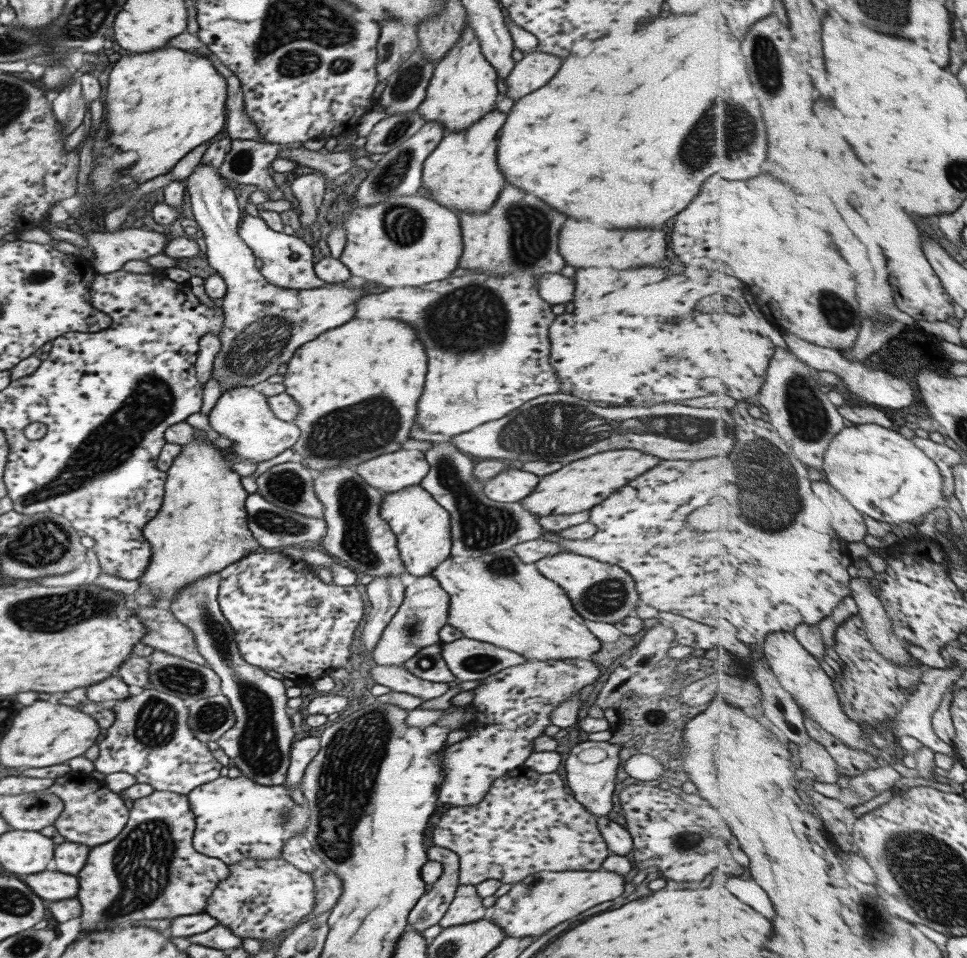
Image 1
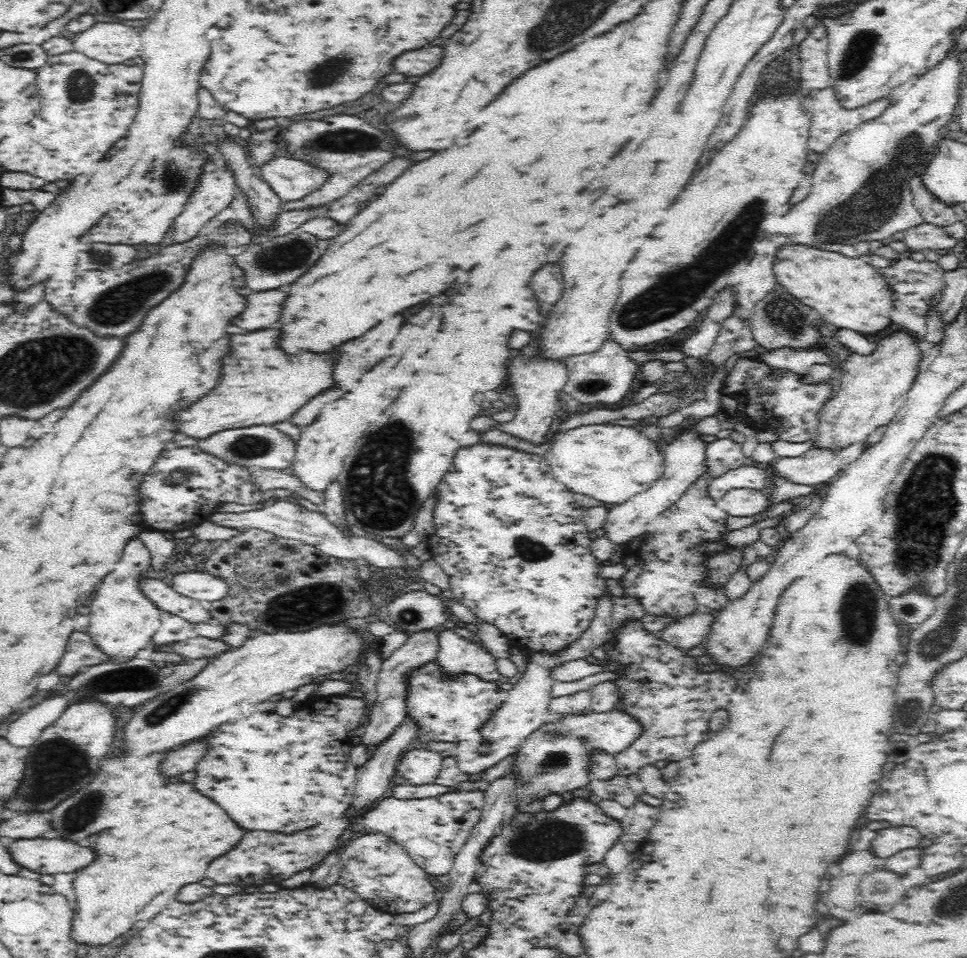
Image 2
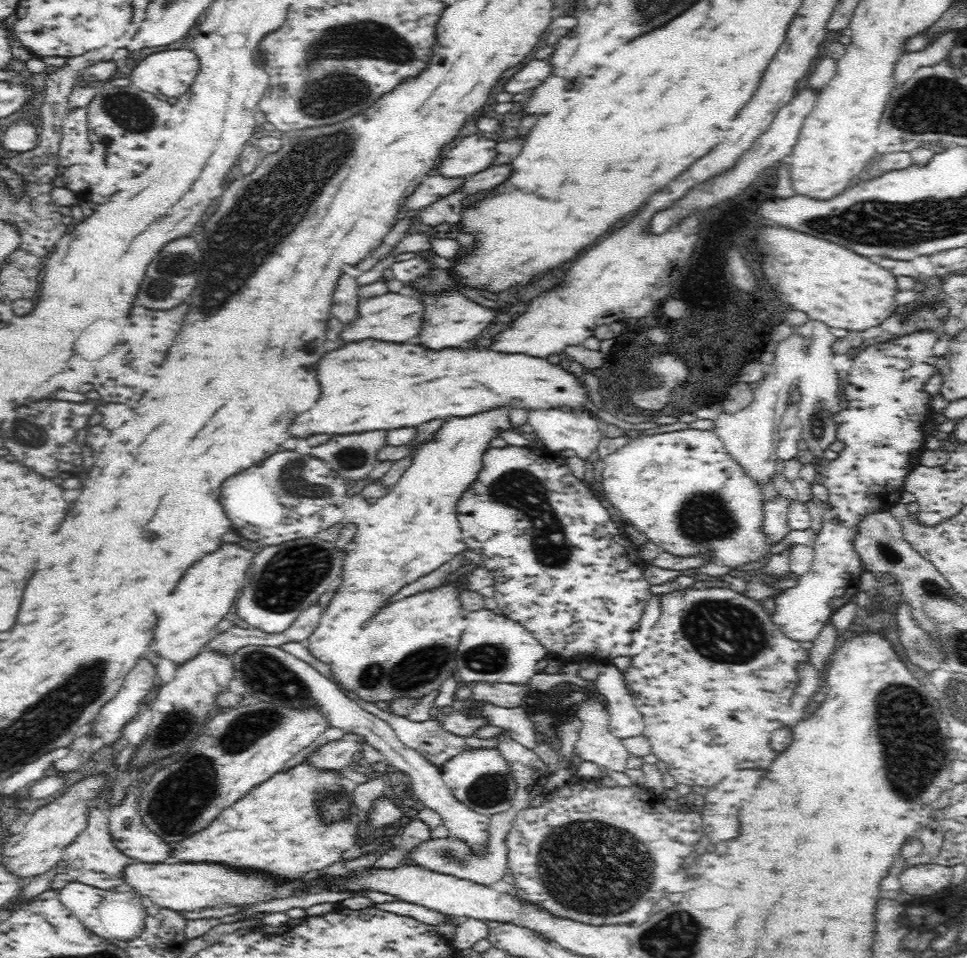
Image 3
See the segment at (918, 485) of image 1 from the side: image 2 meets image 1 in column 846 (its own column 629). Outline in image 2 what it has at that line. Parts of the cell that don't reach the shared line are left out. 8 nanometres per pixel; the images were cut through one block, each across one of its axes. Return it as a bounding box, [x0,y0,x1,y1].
[543,423,662,504]

